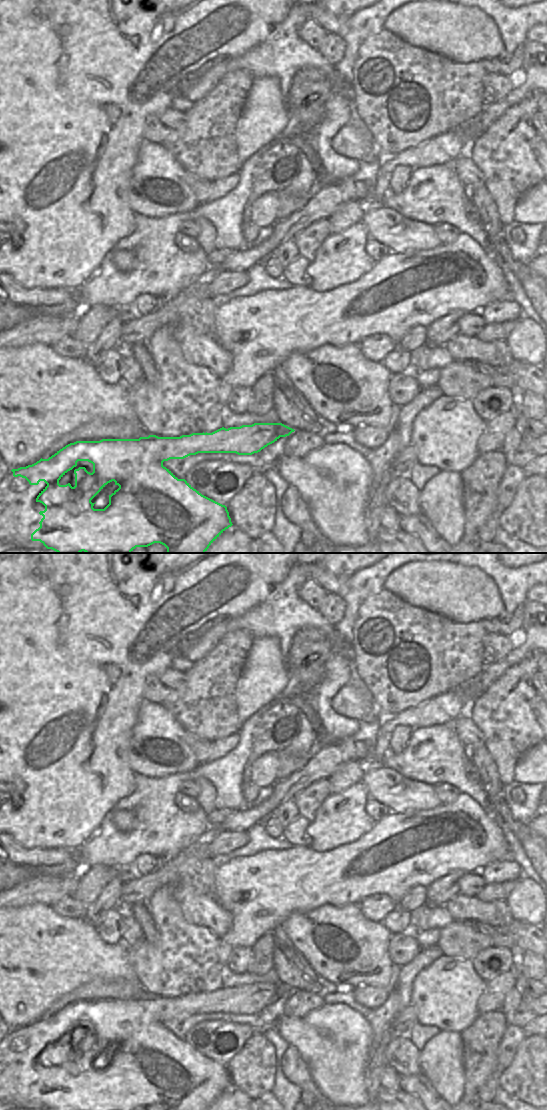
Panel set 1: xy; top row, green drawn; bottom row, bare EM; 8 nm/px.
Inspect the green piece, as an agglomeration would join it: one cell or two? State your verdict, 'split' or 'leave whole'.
split

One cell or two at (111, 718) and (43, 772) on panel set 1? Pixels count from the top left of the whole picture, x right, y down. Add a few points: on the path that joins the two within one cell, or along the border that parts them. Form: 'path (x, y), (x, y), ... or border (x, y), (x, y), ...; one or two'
path (94, 727), (60, 760); one

